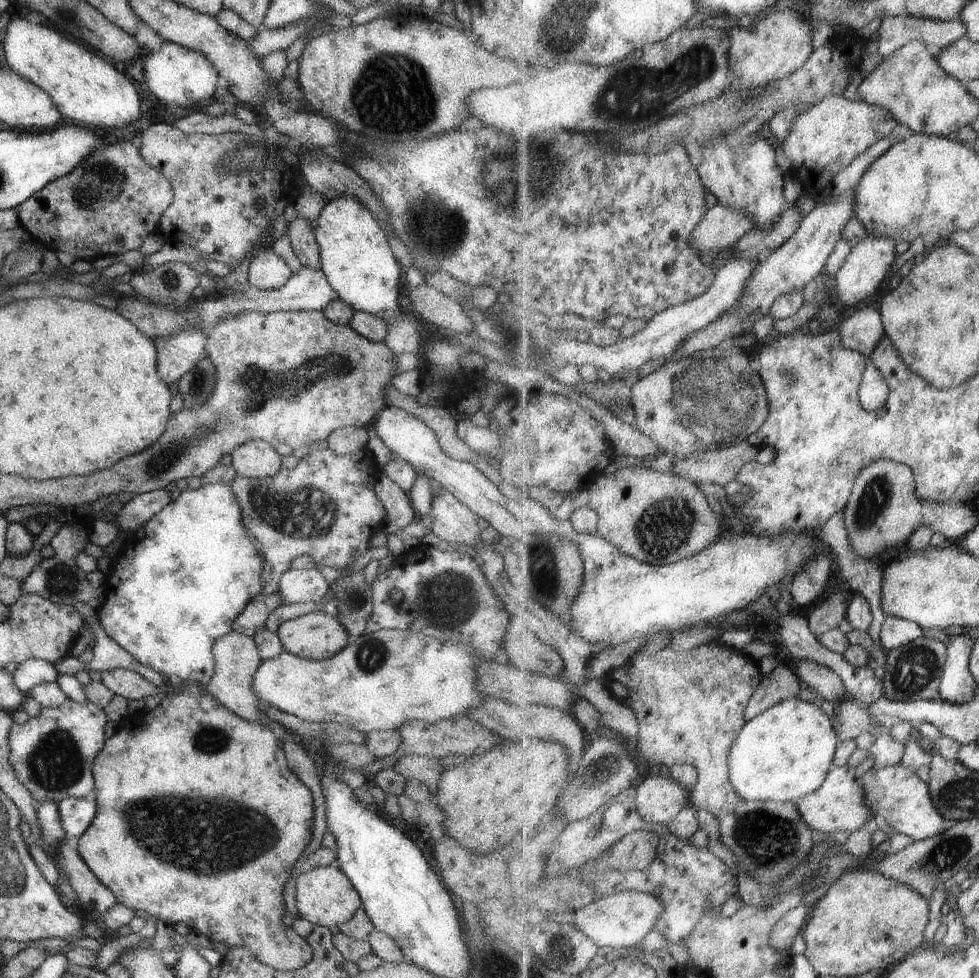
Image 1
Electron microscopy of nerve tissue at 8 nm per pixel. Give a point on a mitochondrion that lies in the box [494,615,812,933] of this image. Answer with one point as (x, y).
(766, 839)

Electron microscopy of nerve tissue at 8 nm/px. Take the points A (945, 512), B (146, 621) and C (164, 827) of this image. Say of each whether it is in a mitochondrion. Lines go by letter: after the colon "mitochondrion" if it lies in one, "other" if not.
A: other
B: other
C: mitochondrion

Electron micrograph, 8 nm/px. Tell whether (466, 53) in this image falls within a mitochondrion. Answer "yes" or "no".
no

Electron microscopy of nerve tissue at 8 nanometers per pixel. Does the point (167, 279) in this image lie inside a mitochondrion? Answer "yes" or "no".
yes

